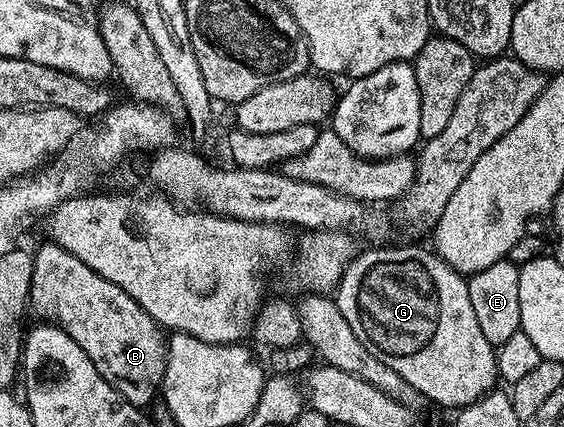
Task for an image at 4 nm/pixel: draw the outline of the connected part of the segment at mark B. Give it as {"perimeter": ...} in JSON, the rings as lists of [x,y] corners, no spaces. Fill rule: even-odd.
{"perimeter":[[[50,241],[44,244],[33,255],[29,307],[40,315],[40,320],[54,323],[65,333],[69,333],[69,337],[73,337],[73,341],[77,341],[77,345],[85,349],[89,361],[97,365],[97,373],[101,373],[101,377],[105,377],[105,381],[109,381],[109,385],[113,385],[117,393],[121,393],[121,397],[140,409],[146,408],[146,403],[154,404],[163,382],[163,374],[167,371],[167,339],[164,328],[155,323],[153,317],[149,317],[149,313],[145,313],[145,309],[141,309],[141,305],[137,305],[137,301],[129,297],[129,293],[125,293],[125,289],[93,273],[93,269],[89,269],[85,261],[77,261],[77,257],[69,253],[69,249],[61,249],[61,245]]]}

